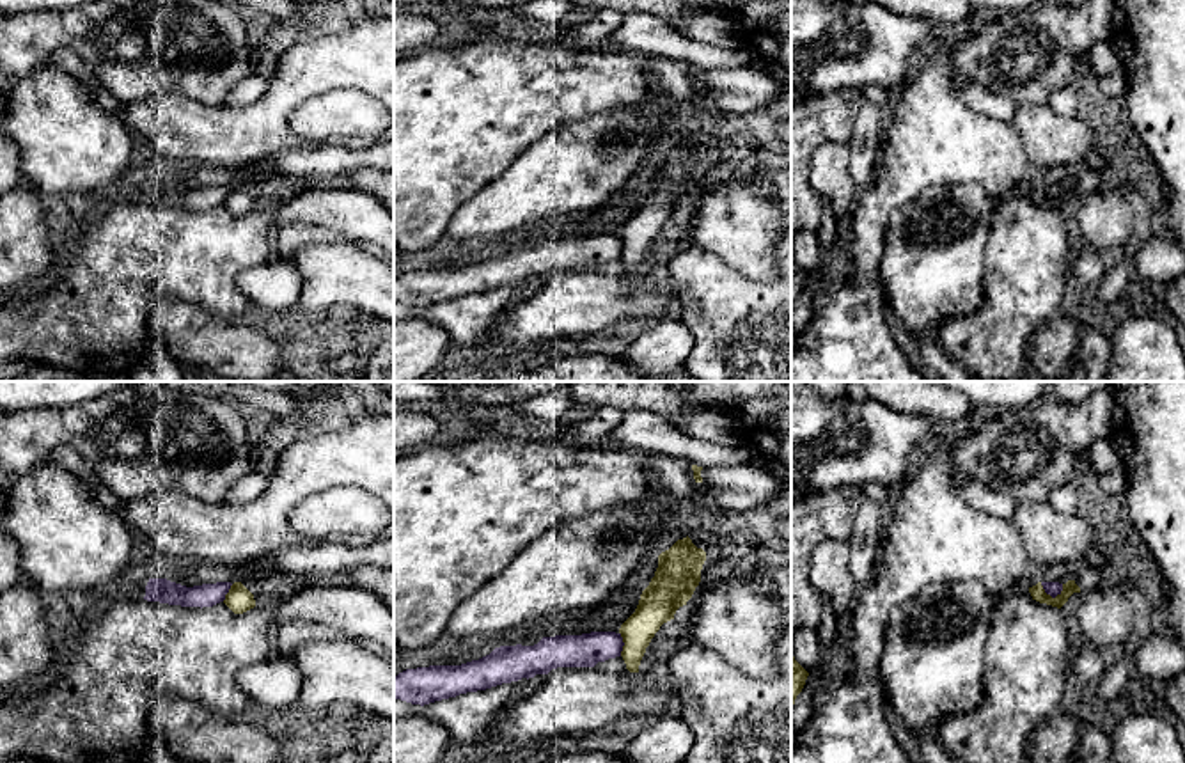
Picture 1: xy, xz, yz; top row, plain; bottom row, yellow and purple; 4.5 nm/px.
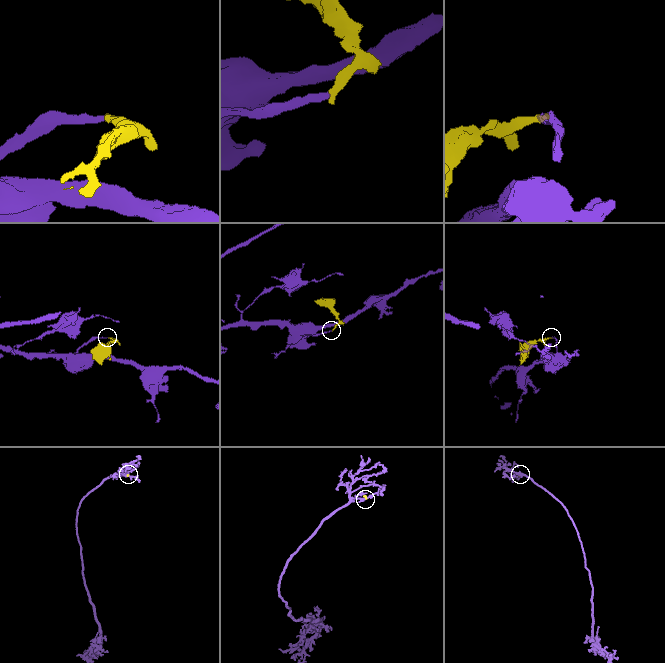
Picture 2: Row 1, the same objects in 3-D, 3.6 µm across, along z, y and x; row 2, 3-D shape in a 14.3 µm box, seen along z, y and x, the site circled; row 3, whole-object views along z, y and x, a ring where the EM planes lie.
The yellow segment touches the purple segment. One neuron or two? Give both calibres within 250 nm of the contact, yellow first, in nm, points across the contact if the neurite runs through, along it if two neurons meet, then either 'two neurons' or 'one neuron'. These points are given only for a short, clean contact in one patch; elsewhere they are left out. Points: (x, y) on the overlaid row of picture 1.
70 nm thick on the yellow side, 60 nm on the other; border along yz (1040, 582), (1052, 597), (1063, 589); two neurons

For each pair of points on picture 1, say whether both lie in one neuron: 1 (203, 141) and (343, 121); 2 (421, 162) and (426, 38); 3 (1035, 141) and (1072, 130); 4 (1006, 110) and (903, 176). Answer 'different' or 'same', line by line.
1: different
2: different
3: same
4: different

